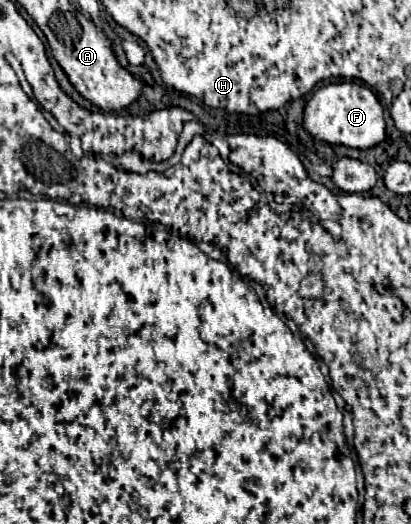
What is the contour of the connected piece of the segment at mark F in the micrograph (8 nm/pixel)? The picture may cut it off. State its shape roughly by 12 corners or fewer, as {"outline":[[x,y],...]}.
{"outline":[[326,84],[304,106],[316,140],[360,150],[386,136],[370,88]]}

